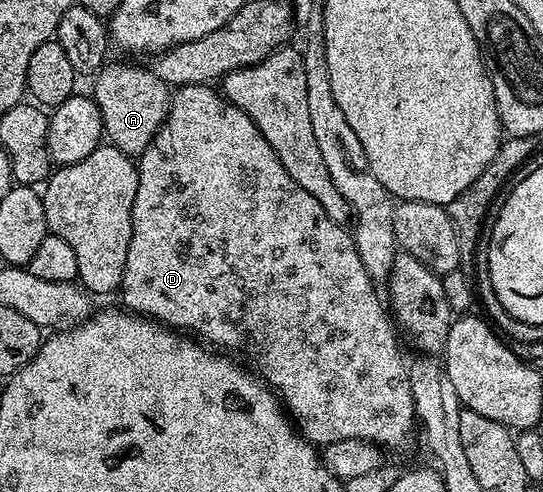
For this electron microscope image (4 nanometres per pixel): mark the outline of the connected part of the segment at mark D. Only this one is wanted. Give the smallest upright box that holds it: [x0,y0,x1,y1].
[120,83,416,449]

